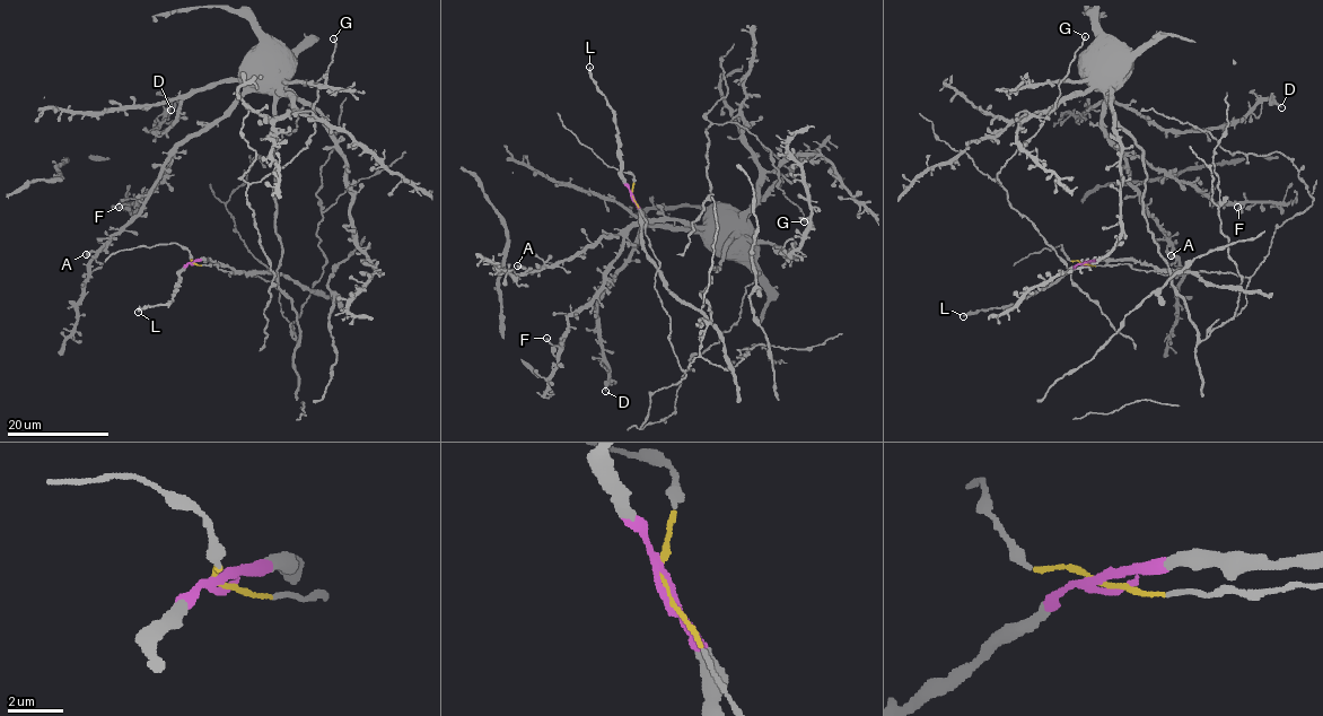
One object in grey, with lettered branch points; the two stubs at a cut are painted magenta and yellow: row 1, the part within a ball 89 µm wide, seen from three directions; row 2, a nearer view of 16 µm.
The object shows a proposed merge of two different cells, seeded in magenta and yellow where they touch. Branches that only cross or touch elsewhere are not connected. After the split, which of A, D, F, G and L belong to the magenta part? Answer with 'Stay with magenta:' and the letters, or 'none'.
Stay with magenta: L

